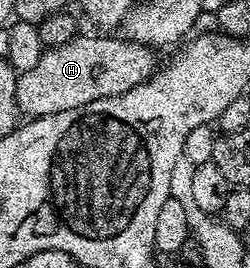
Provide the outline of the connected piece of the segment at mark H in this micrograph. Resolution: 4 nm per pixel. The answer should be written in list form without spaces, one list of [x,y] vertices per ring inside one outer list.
[[[94,34],[98,36],[78,36],[75,40],[66,40],[63,44],[58,44],[55,48],[47,47],[42,53],[40,62],[36,62],[36,66],[32,66],[32,70],[21,73],[16,82],[16,106],[19,113],[23,117],[33,118],[39,120],[44,118],[48,114],[61,114],[63,110],[76,110],[76,106],[88,106],[88,102],[96,102],[100,98],[112,98],[113,96],[119,96],[124,94],[128,90],[132,90],[136,85],[143,84],[147,78],[156,70],[156,63],[154,64],[155,53],[151,49],[147,48],[144,44],[136,44],[125,38],[119,38],[119,40],[113,40],[113,35],[110,34]]]

